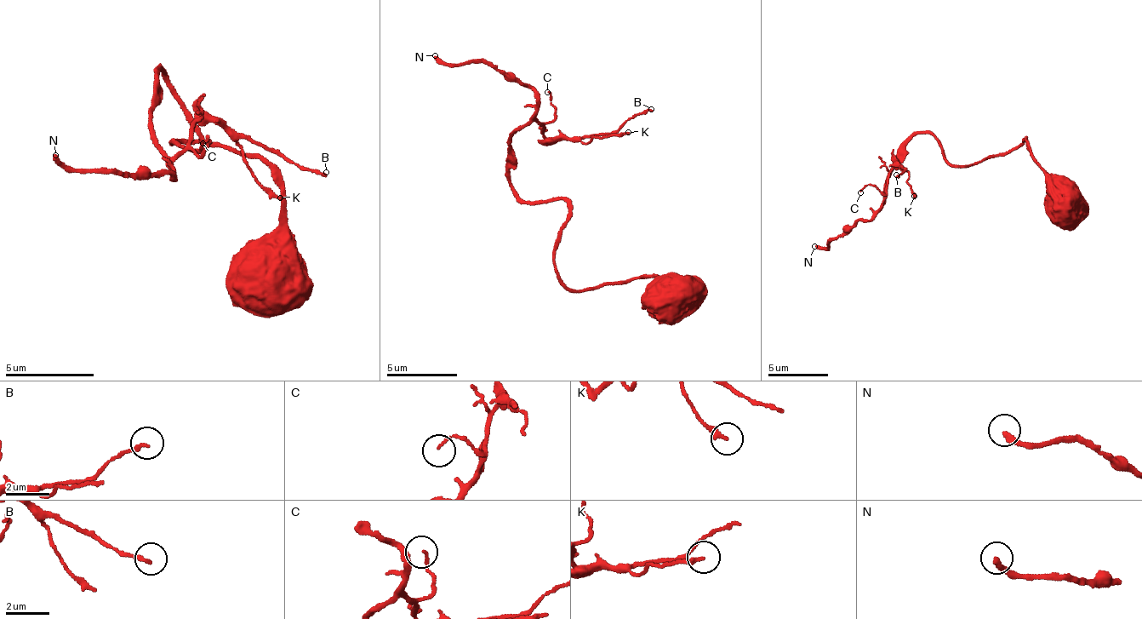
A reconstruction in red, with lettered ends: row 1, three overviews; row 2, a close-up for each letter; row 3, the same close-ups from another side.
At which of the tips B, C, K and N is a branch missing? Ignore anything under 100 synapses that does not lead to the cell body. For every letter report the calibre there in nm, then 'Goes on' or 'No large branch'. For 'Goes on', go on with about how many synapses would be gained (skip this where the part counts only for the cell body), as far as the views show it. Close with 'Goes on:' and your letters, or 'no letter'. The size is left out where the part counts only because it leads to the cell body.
B: Thickness 160 nm. No large branch
C: Thickness 100 nm. No large branch
K: Thickness 220 nm. No large branch
N: Thickness 280 nm. Goes on. Roughly 550 synapses
Goes on: N

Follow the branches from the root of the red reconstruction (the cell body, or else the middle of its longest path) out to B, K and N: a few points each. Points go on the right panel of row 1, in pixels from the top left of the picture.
B: (1063, 203), (1028, 139), (966, 165), (918, 133), (885, 200), (888, 170), (906, 167), (896, 174)
K: (1063, 203), (1028, 139), (966, 165), (948, 162), (925, 132), (908, 142), (882, 198), (896, 163), (914, 196)
N: (1063, 203), (1028, 139), (966, 165), (918, 133), (881, 206), (825, 250), (814, 246)

